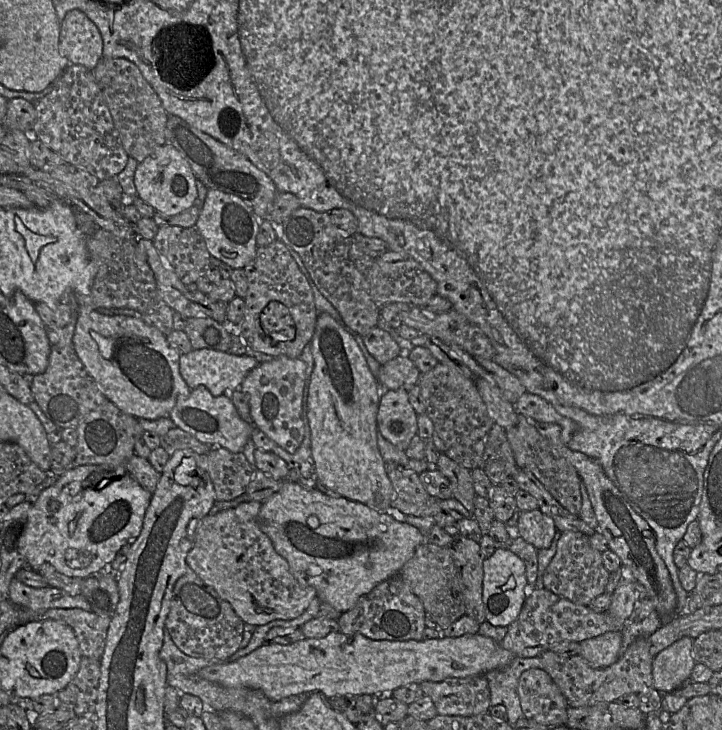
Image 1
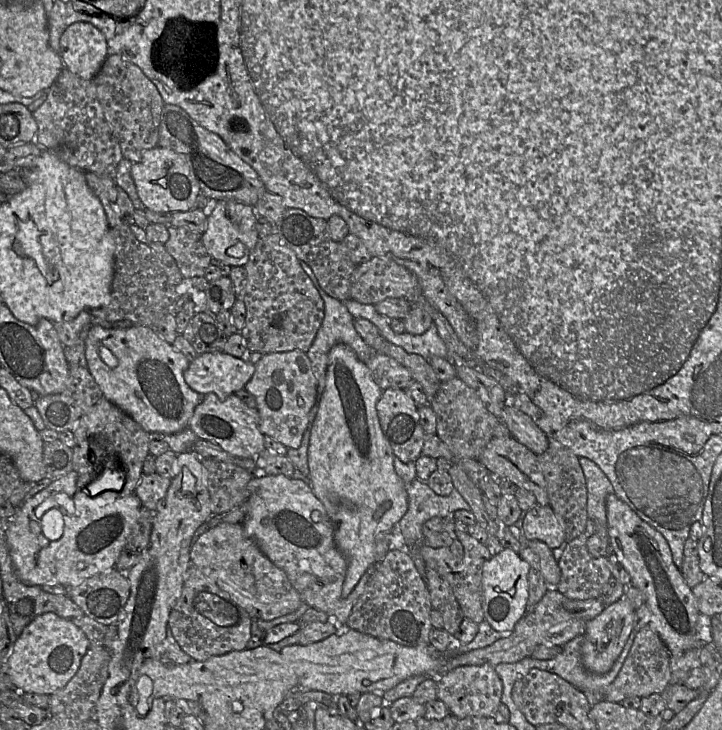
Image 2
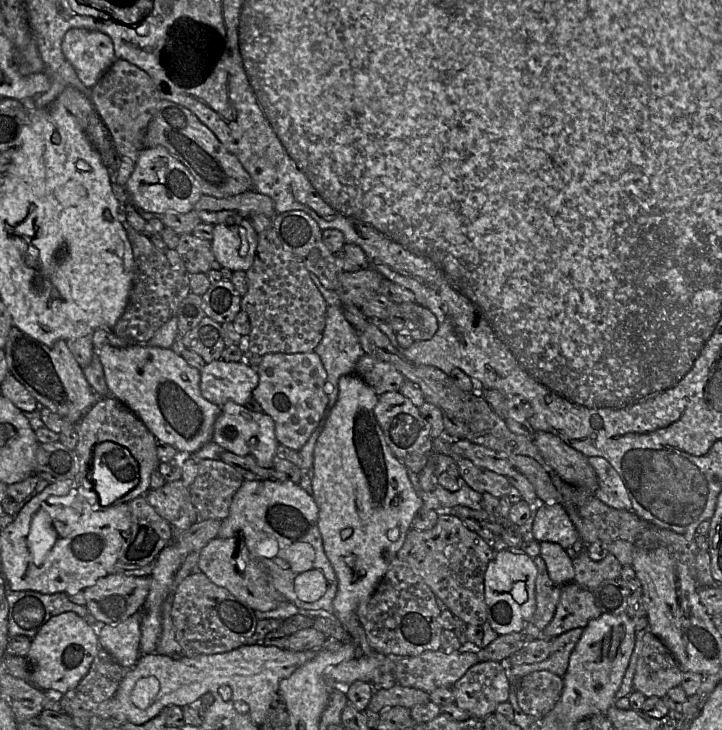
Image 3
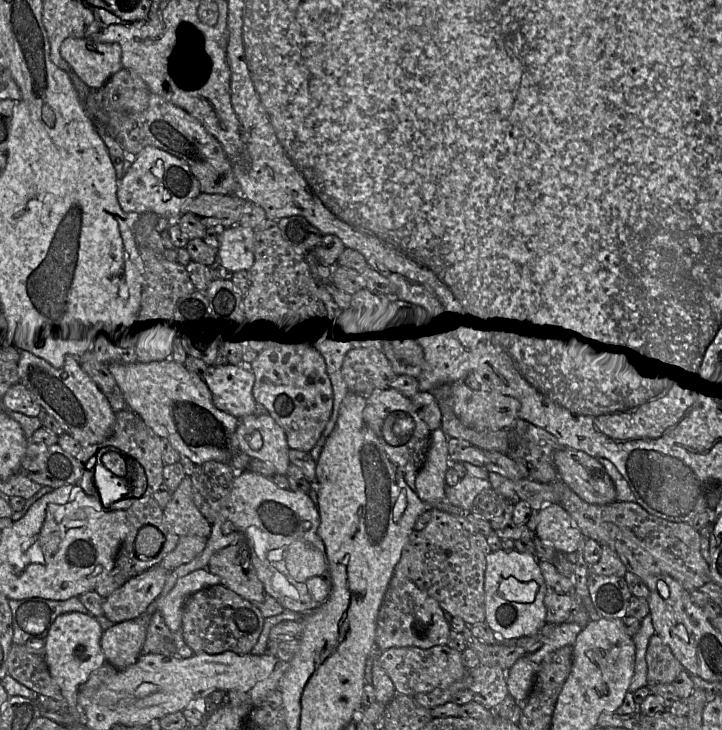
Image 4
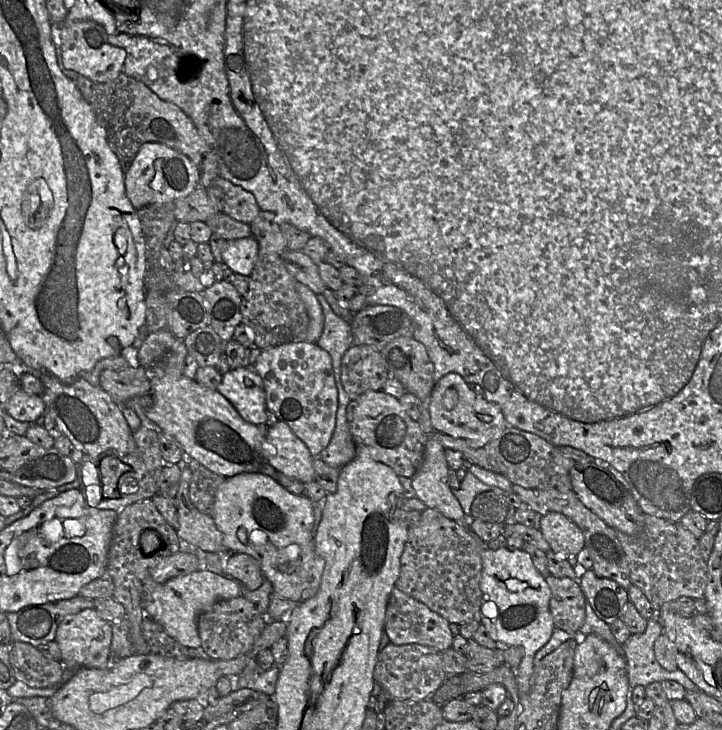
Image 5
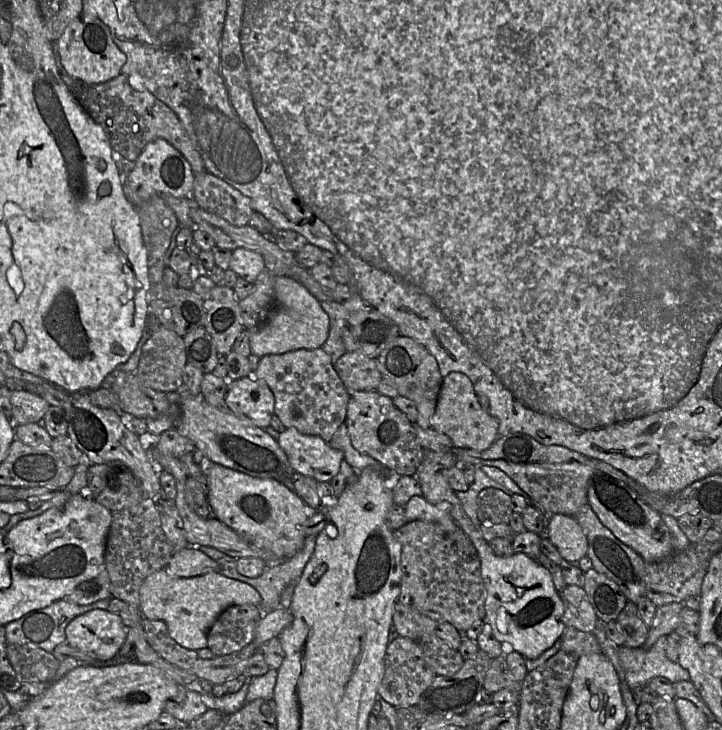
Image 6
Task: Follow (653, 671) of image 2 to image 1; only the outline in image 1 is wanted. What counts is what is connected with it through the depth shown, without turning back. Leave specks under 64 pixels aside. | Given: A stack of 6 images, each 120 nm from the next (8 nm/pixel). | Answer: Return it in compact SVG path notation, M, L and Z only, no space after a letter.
M645 636L637 638L619 660L607 668L594 668L580 655L561 656L551 650L542 652L539 657L542 669L549 674L572 708L616 702L621 696L638 694L644 689L654 688L654 656L650 653L650 643Z

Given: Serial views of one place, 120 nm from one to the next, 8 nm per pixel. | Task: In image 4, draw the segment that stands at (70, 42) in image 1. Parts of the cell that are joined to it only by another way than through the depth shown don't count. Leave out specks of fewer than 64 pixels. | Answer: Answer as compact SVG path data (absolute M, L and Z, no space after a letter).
M66 38L61 43L60 55L90 89L101 89L122 68L121 48L118 43Z

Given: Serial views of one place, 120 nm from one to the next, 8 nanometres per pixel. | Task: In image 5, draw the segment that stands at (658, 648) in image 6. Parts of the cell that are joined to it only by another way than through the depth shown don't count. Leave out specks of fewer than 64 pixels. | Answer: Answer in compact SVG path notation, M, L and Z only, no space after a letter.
M656 615L647 620L645 631L632 634L622 645L627 663L629 687L632 691L637 685L647 686L652 682L664 680L677 681L686 690L701 691L679 668L675 671L668 671L659 664L654 654L654 643L662 634L662 625Z

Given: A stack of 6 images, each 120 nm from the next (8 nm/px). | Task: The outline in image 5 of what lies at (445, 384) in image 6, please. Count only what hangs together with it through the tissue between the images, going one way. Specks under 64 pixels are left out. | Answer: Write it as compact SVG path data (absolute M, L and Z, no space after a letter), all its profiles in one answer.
M447 373L435 383L429 412L435 432L464 439L473 447L484 447L506 427L501 408L474 393L471 385L457 373Z

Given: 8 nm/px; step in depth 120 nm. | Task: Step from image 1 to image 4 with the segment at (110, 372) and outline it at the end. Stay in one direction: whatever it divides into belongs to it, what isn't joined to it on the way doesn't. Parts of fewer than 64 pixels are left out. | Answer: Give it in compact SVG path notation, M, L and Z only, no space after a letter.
M175 358L145 363L111 362L111 371L128 408L139 415L160 438L168 439L180 455L187 456L195 465L207 461L228 463L237 452L241 452L238 451L236 438L236 429L240 420L215 407L204 379L187 364Z

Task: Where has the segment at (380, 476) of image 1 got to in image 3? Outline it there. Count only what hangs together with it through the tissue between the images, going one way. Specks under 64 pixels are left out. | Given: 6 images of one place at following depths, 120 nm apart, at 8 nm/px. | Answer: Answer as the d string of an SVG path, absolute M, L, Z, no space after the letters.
M356 374L341 376L336 404L331 409L314 448L311 473L313 497L319 508L318 528L325 553L338 580L333 611L344 624L356 613L359 605L374 593L390 563L397 557L423 505L418 491L409 480L408 469L391 452L376 420L374 408L378 399L379 396Z

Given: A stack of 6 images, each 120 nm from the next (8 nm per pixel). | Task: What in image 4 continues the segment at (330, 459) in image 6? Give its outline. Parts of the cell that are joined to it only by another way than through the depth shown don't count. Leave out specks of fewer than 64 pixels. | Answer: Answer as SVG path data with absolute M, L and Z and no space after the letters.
M269 414L242 418L236 429L236 438L238 451L252 459L271 463L277 473L286 475L290 448L284 430Z

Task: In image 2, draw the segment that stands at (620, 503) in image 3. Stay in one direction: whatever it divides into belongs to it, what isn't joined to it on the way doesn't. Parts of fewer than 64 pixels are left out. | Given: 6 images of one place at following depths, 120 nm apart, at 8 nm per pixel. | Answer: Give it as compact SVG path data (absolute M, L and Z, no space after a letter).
M580 457L579 461L586 480L589 520L595 527L607 528L606 499L614 489L597 464L585 457Z

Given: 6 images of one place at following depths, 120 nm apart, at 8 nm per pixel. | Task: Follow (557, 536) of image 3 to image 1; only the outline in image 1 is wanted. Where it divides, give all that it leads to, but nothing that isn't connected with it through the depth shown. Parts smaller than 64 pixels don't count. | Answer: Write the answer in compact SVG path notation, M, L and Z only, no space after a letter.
M539 509L521 511L517 521L517 529L519 537L537 550L549 548L557 532L553 519L543 514Z

